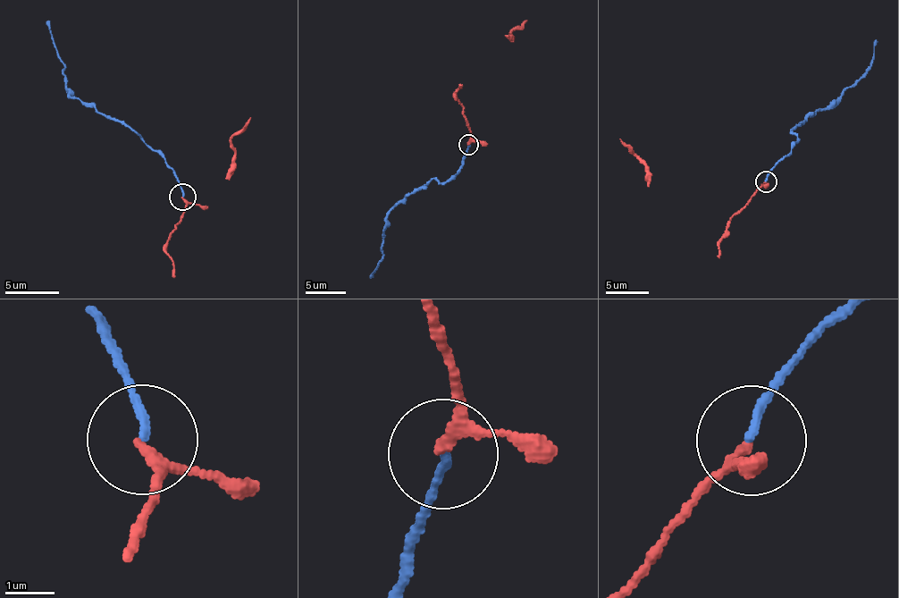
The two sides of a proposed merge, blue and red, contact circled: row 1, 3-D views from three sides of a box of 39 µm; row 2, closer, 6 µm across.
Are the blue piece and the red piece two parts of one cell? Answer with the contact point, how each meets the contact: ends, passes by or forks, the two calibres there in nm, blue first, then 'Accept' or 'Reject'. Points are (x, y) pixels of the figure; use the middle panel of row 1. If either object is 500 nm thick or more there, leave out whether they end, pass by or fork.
Place: (468, 144). At the ring blue ends. At the ring red passes by. Thickness 150 nm (blue) against 150 nm. Accept

